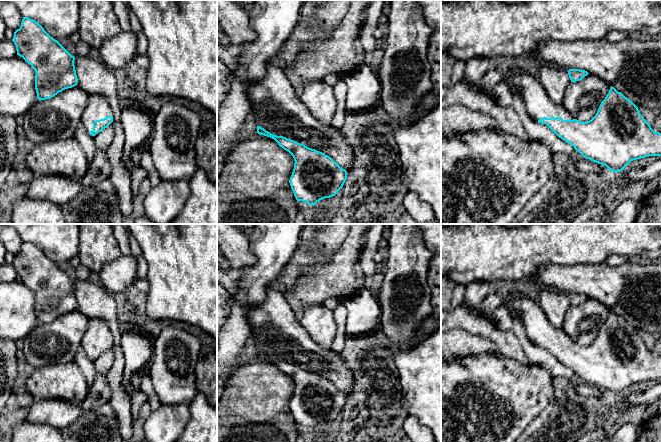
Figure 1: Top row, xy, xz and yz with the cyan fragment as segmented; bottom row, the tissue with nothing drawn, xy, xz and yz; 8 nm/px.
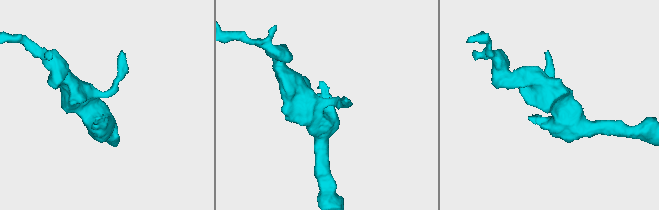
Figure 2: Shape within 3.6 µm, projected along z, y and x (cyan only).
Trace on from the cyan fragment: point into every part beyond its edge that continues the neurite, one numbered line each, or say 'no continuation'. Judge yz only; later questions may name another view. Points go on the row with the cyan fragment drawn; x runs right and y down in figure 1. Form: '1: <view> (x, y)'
1: yz (537, 103)

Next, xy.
1: xy (97, 107)

